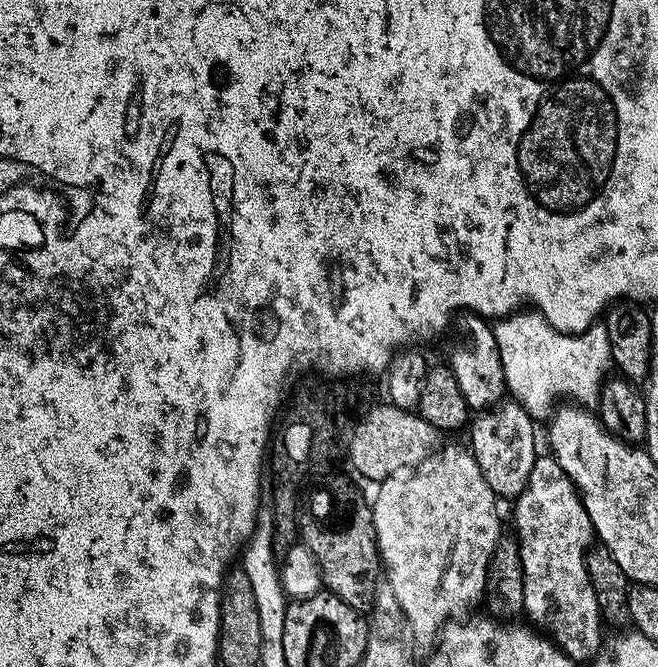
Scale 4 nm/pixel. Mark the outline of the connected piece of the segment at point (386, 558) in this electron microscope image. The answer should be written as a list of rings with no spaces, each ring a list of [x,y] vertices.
[[[446,444],[417,468],[379,481],[376,501],[373,499],[370,504],[376,547],[380,549],[380,563],[386,573],[386,582],[401,604],[412,643],[417,649],[431,649],[445,624],[453,618],[463,617],[472,610],[467,608],[485,599],[488,567],[502,535],[500,512],[496,509],[498,498],[490,486],[486,486],[486,478],[482,478],[478,462],[465,445],[463,448],[460,444]]]

